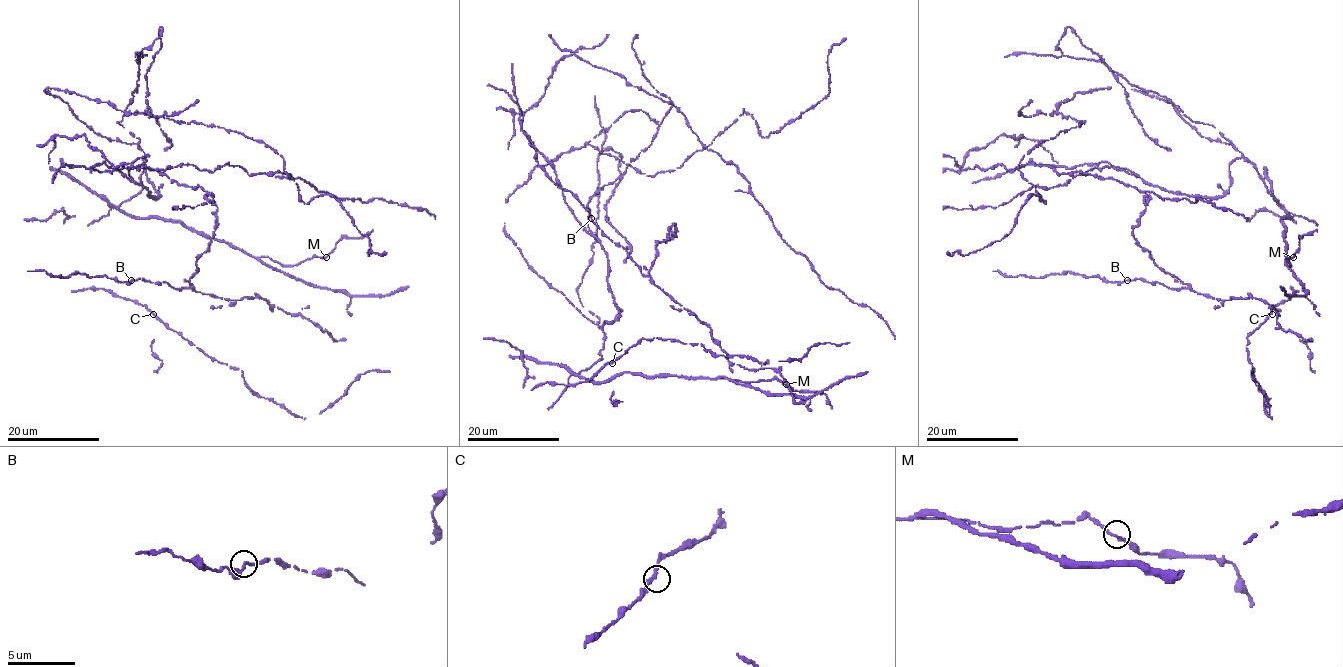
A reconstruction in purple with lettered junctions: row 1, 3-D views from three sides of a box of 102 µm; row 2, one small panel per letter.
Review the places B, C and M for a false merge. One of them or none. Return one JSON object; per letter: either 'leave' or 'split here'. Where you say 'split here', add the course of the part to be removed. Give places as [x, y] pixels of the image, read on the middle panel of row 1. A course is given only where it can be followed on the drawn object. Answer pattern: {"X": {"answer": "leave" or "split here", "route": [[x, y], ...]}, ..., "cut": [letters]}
{"B": {"answer": "leave"}, "C": {"answer": "leave"}, "M": {"answer": "leave"}, "cut": []}

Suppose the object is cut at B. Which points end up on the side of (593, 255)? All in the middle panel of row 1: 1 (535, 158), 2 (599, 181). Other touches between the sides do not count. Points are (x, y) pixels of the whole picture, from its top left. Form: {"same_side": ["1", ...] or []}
{"same_side": ["2"]}

